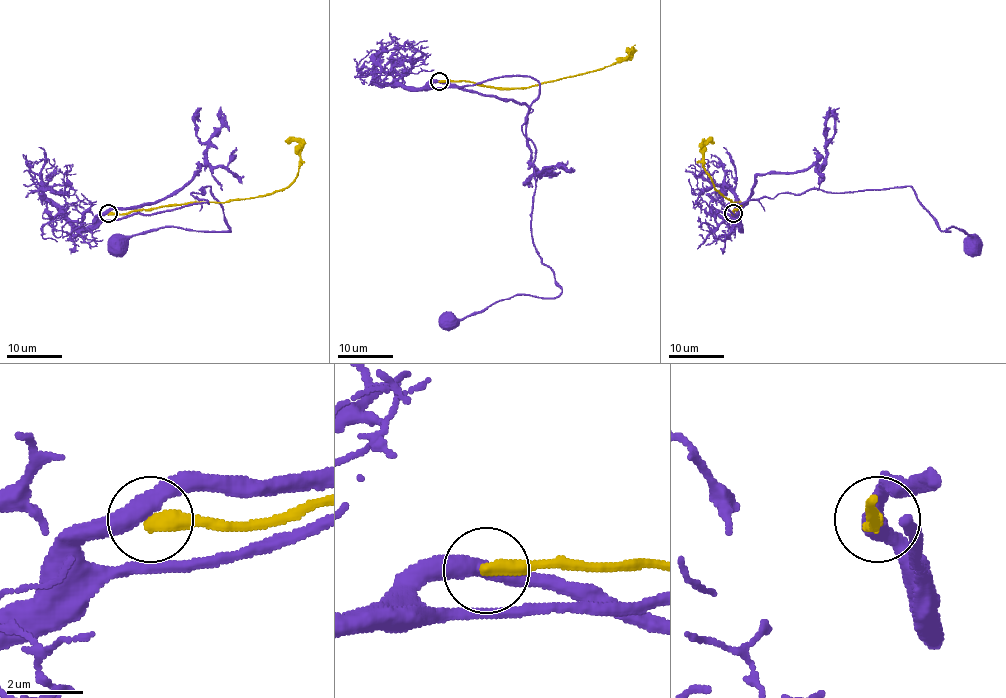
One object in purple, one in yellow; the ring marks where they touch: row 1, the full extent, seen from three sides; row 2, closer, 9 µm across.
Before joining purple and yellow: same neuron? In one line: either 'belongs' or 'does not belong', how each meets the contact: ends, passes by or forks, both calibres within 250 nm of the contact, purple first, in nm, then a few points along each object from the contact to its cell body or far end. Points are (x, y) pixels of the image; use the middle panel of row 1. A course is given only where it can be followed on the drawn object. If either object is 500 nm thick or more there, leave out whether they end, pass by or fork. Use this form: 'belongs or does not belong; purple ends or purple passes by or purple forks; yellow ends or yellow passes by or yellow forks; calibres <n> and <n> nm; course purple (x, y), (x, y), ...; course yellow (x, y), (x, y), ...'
does not belong; purple passes by; yellow ends; calibres 440 and 440 nm; course purple (439, 82), (430, 87), (504, 76), (539, 83), (522, 129), (535, 147), (530, 236), (561, 289), (450, 321); course yellow (439, 82), (464, 80), (492, 87), (519, 89), (613, 65), (626, 58), (631, 51), (625, 58), (615, 59)

